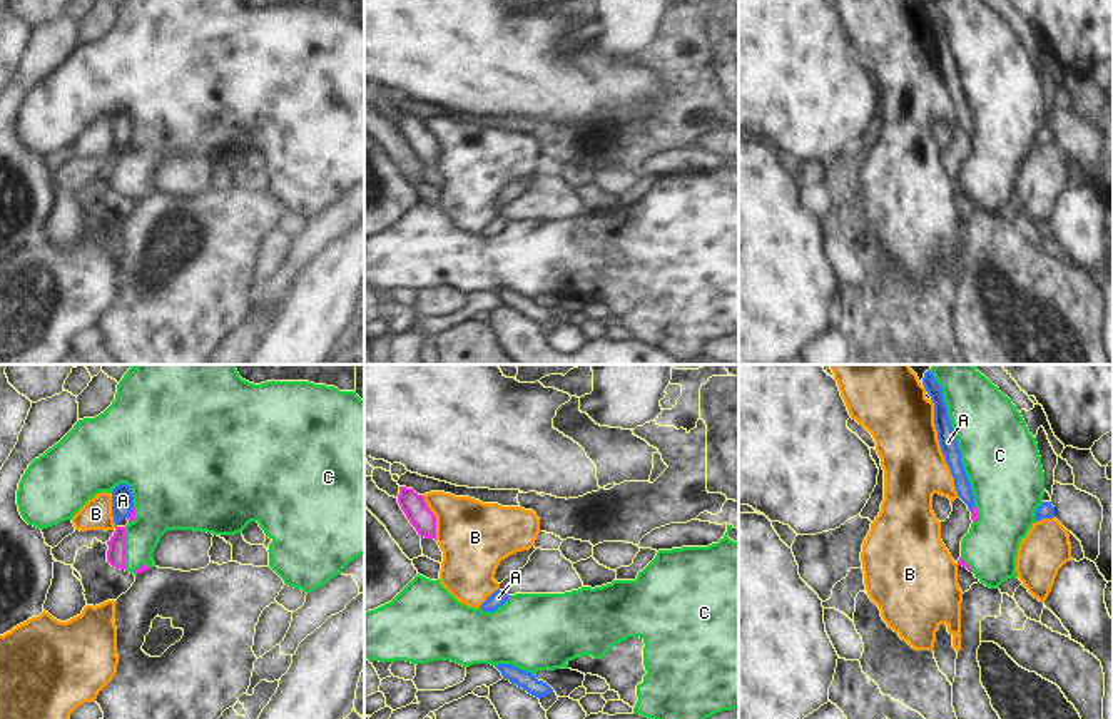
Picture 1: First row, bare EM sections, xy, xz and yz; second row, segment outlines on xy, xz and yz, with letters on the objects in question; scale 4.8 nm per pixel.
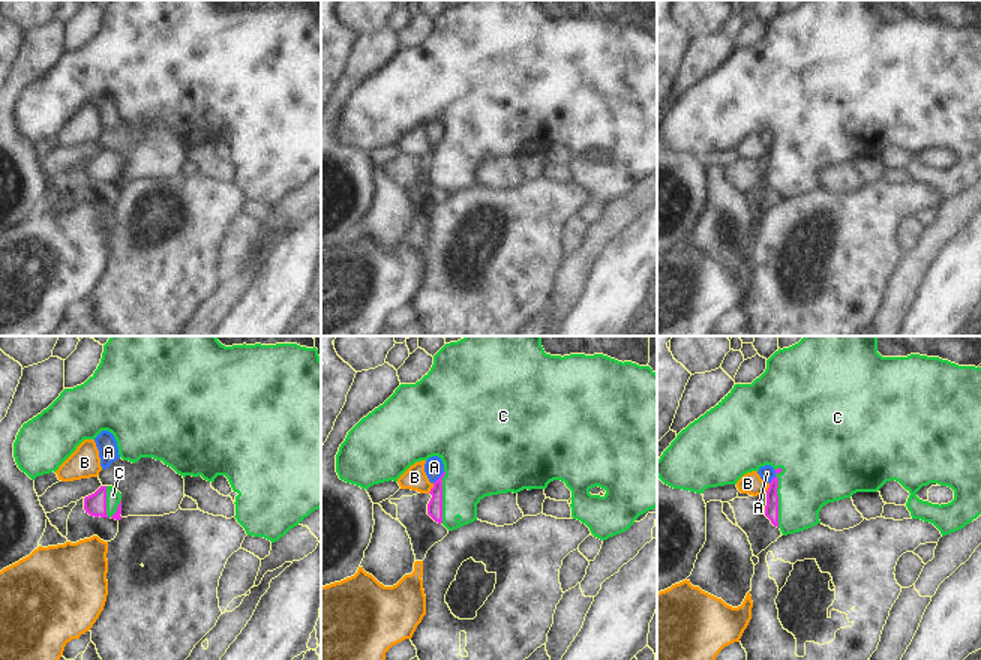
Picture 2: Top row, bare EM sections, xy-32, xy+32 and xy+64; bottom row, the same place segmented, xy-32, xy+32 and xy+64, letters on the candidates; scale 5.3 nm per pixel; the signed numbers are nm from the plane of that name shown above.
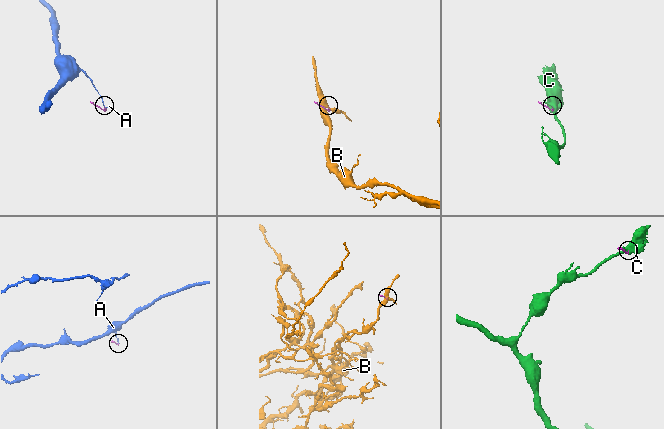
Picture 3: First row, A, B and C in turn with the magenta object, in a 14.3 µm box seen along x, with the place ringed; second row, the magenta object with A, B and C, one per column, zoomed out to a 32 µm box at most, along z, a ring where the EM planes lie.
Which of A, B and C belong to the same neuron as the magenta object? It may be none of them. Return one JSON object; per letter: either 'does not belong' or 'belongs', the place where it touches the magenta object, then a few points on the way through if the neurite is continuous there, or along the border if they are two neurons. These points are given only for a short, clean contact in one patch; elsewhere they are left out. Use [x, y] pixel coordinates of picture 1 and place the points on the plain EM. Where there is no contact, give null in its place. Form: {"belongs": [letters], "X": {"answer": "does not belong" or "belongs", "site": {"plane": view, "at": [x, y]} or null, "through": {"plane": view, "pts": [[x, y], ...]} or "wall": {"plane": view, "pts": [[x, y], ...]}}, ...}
{"belongs": ["C"], "A": {"answer": "does not belong", "site": {"plane": "xy", "at": [131, 137]}, "wall": {"plane": "xy", "pts": [[132, 131], [127, 144]]}}, "B": {"answer": "does not belong", "site": {"plane": "xz", "at": [435, 142]}}, "C": {"answer": "belongs", "site": {"plane": "xy", "at": [124, 174]}, "through": {"plane": "xy", "pts": [[116, 181], [124, 174], [146, 152], [157, 134]]}}}

